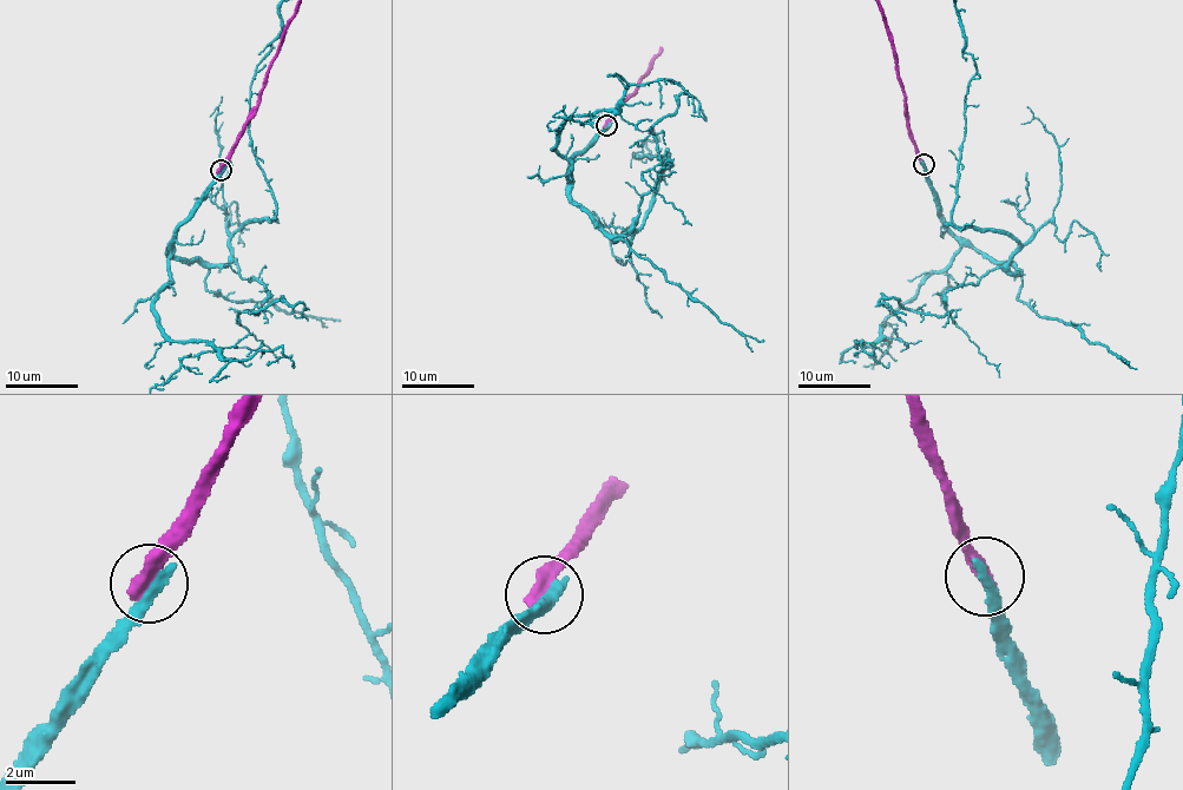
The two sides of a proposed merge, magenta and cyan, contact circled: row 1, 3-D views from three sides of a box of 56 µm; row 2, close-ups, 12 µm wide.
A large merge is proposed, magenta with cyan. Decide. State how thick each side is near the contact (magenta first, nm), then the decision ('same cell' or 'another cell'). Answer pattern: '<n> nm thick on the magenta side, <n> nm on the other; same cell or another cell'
480 nm thick on the magenta side, 400 nm on the other; another cell

